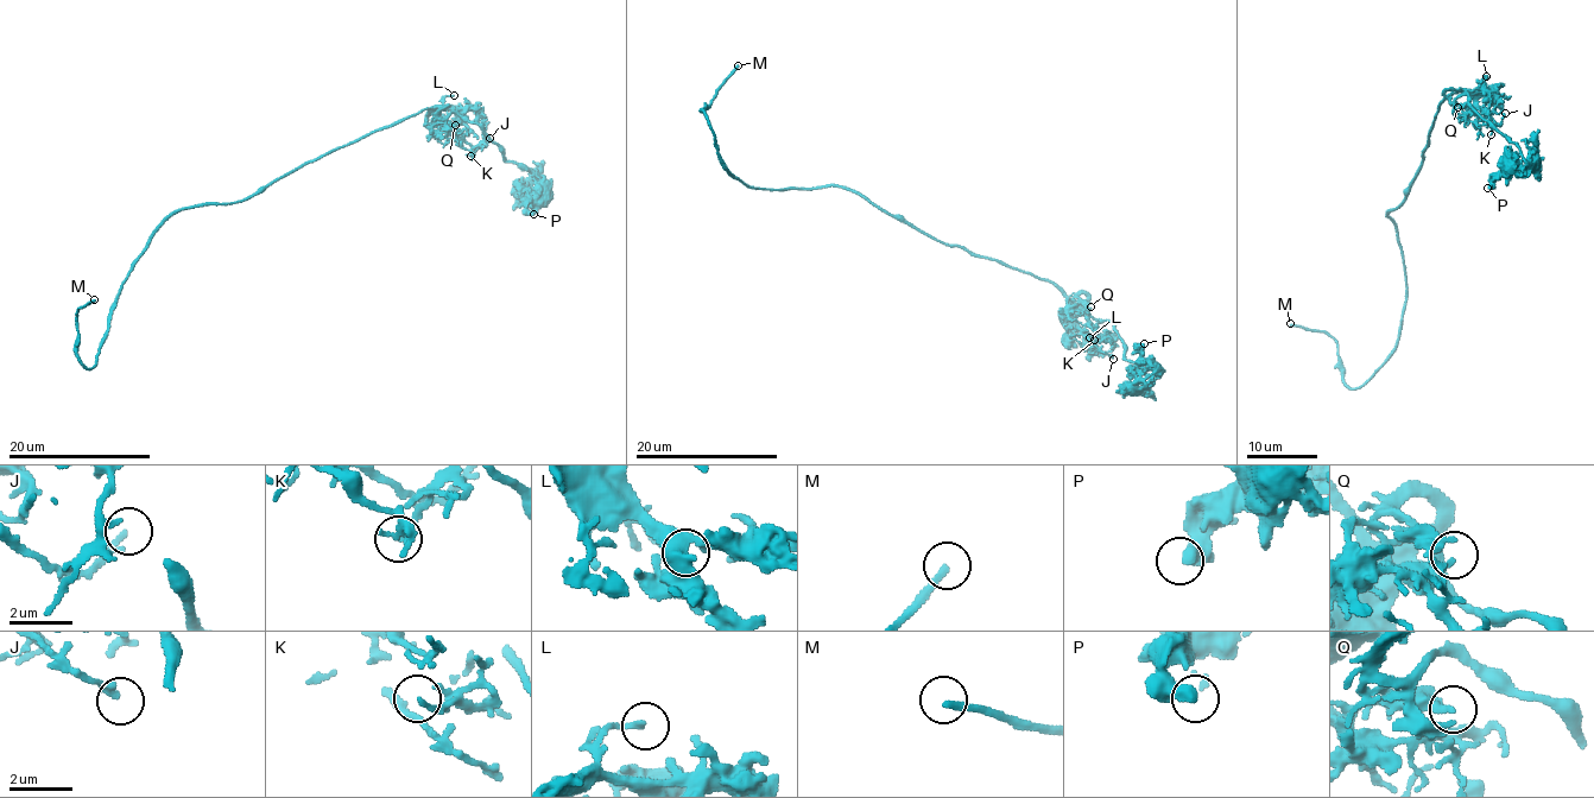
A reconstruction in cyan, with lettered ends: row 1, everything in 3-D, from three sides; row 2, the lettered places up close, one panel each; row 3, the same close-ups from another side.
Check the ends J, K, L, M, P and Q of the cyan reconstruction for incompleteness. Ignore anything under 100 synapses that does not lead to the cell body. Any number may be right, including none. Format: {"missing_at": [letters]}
{"missing_at": ["M"]}

